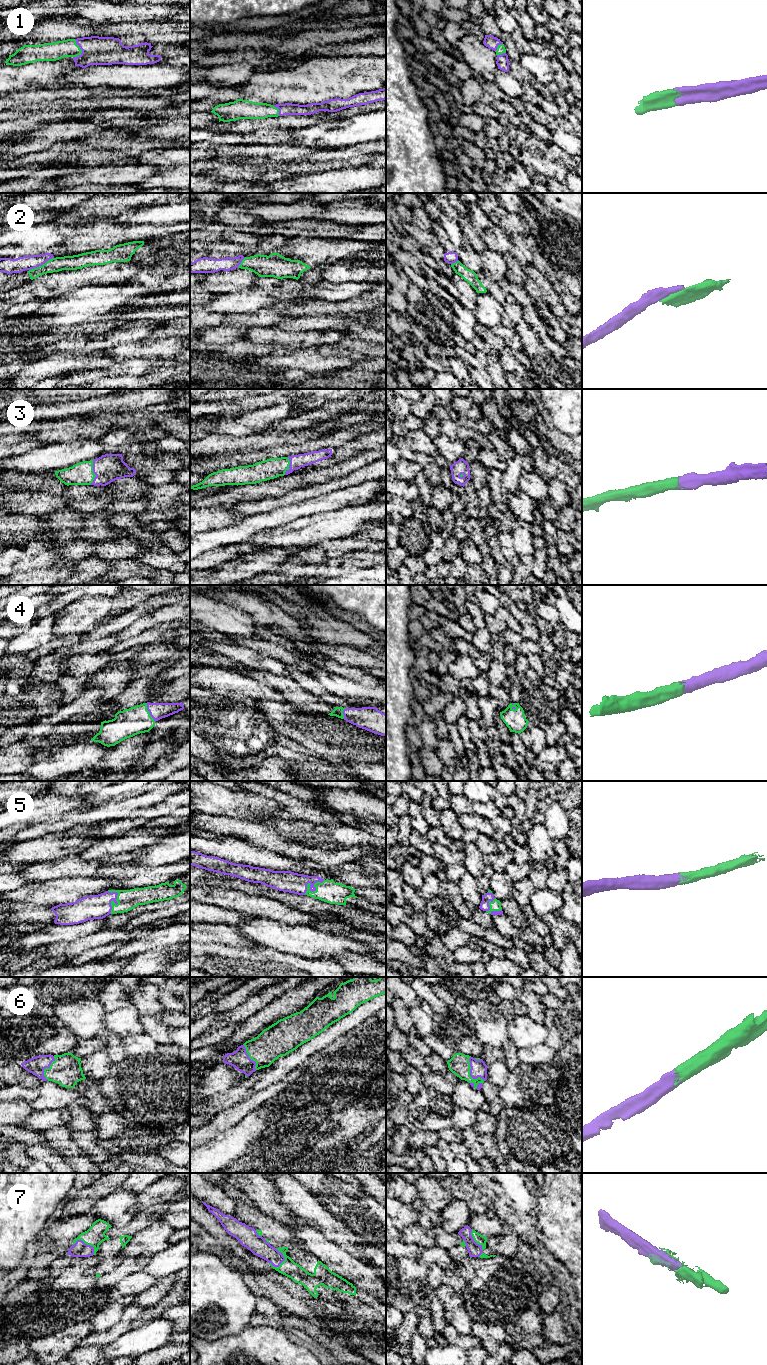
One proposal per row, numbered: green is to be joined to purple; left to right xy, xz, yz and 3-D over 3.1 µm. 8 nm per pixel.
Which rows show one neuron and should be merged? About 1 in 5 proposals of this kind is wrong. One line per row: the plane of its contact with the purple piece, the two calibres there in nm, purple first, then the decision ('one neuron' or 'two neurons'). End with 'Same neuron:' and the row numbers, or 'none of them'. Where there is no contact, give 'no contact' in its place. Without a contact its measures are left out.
1: contact in xy; calibres 220 and 140 nm; one neuron
2: contact in xy; calibres 120 and 120 nm; two neurons
3: contact in xy; calibres 220 and 180 nm; one neuron
4: contact in xy; calibres 130 and 220 nm; one neuron
5: contact in xz; calibres 170 and 180 nm; one neuron
6: contact in yz; calibres 130 and 170 nm; one neuron
7: contact in xz; calibres 150 and 140 nm; one neuron
Same neuron: 1, 3, 4, 5, 6, 7

